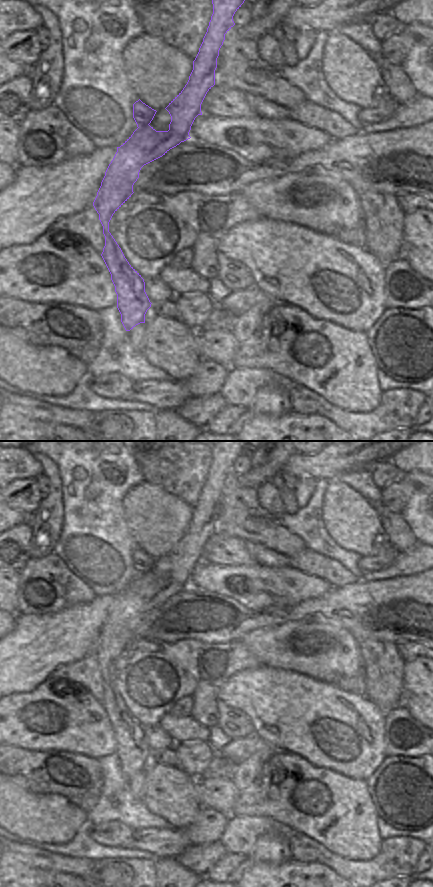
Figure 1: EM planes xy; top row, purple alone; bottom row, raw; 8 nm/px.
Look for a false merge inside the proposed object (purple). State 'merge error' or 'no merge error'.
merge error

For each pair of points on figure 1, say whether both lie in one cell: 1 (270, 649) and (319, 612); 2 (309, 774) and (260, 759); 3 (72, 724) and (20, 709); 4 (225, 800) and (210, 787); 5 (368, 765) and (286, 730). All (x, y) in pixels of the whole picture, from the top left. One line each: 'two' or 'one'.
1: two
2: two
3: one
4: one
5: one

